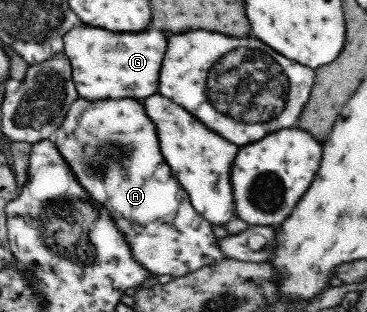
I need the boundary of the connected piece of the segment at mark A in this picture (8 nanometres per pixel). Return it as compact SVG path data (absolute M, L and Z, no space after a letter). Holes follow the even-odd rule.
M79 96L68 109L62 124L56 129L52 138L80 185L87 189L94 201L110 210L115 226L122 230L126 241L133 248L135 262L146 267L153 276L182 277L203 266L213 265L226 259L220 251L218 245L220 238L214 235L212 225L196 212L186 190L164 160L158 146L158 134L150 118L146 118L144 106L140 102L132 98L88 102ZM106 144L112 144L114 150L118 150L118 154L112 150L102 152L100 146Z

